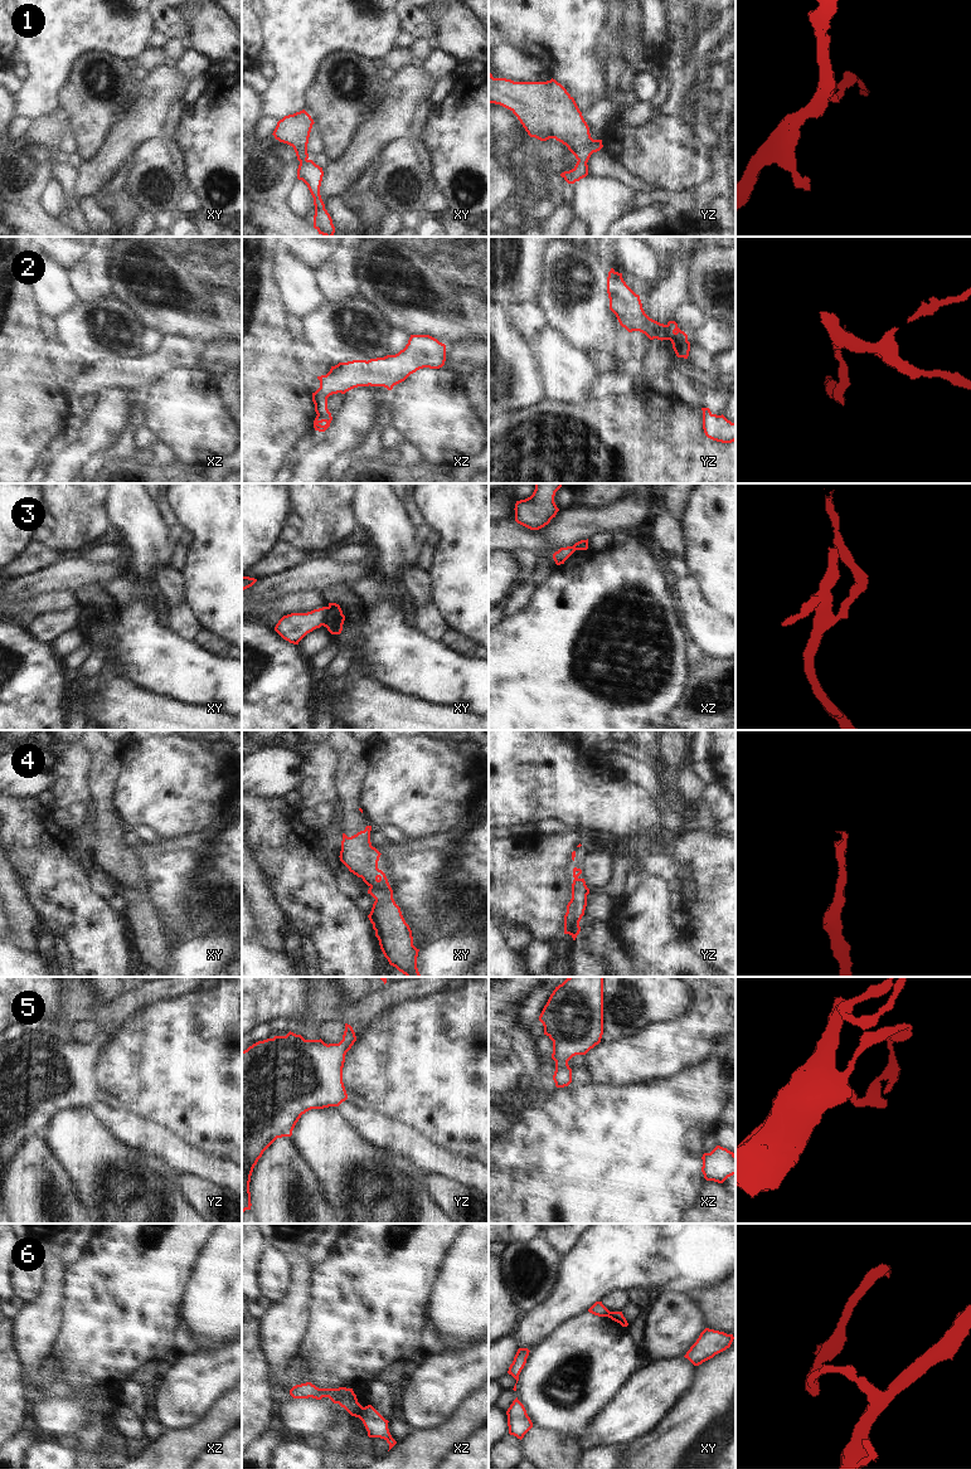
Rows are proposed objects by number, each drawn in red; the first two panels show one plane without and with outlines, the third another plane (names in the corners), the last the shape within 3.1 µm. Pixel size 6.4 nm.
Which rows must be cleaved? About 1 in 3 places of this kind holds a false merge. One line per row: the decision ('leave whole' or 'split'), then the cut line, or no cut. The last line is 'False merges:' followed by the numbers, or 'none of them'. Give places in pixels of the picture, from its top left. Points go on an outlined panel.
1: leave whole | no cut
2: split | yz (666, 325), (669, 339)
3: split | xy (328, 607), (321, 624)
4: leave whole | no cut
5: leave whole | no cut
6: split | xz (363, 1407), (358, 1416)
False merges: 2, 3, 6

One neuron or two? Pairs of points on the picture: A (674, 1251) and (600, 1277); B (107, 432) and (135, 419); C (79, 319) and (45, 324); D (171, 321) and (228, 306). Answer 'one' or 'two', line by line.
A: one
B: two
C: two
D: one

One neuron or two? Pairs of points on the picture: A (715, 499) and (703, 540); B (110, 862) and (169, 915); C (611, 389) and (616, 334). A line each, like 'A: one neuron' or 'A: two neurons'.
A: one neuron
B: two neurons
C: two neurons

